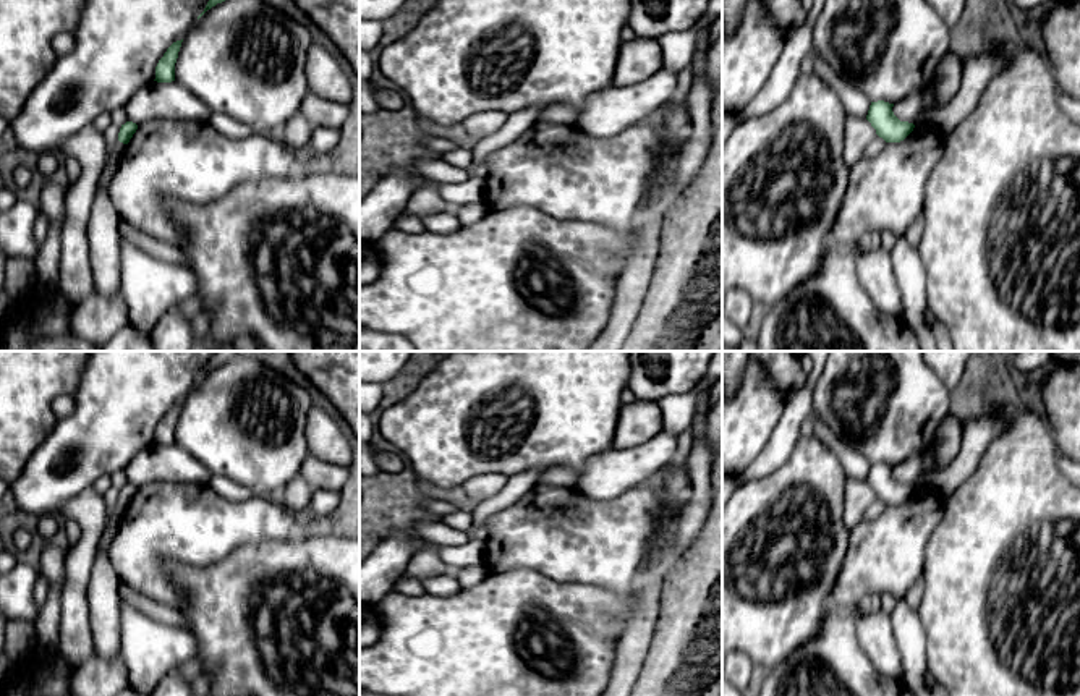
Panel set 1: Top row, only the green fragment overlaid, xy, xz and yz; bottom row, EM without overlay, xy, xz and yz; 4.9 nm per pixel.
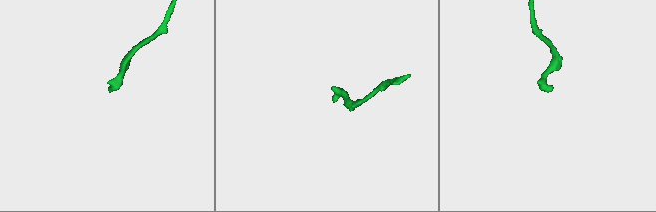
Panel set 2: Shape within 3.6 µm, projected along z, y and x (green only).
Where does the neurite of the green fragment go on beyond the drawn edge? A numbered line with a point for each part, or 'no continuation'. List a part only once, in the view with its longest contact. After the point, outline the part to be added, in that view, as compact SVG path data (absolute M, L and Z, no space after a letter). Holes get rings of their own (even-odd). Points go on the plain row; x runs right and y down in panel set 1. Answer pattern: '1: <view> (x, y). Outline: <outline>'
1: xy (107, 536). Outline: M117 503L113 507L113 516L108 520L108 524L107 524L105 531L102 533L102 537L99 541L99 549L102 549L104 552L108 552L112 541L117 534L118 524L123 518L123 513L125 513L125 507Z

